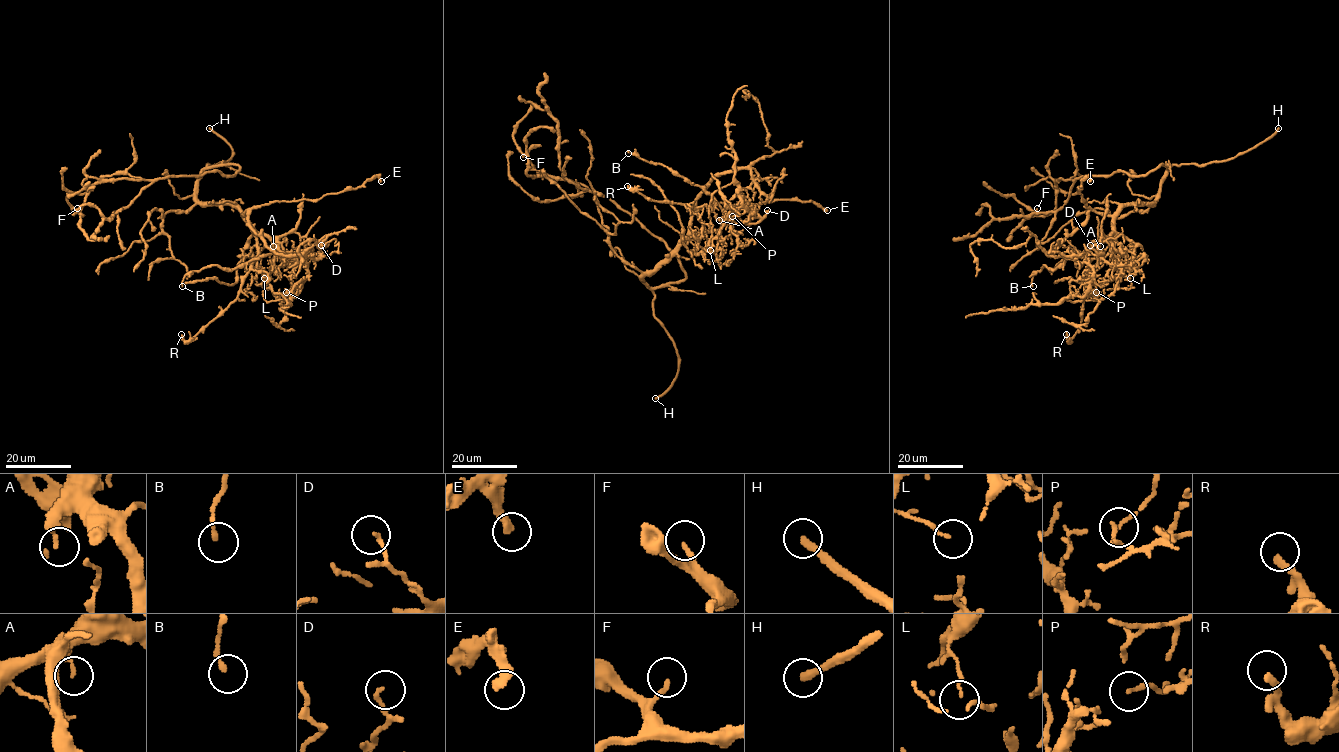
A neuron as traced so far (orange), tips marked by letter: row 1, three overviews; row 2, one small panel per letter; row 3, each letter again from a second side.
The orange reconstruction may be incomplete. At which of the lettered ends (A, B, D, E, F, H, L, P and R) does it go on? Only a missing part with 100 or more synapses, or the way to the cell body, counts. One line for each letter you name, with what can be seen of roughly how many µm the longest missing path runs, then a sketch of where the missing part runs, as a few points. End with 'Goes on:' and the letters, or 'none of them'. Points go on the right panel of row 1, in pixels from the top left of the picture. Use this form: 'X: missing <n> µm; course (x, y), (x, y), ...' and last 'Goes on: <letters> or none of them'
H: missing 50 µm; course (1278, 128), (1280, 116), (1268, 88), (1270, 62), (1267, 42), (1260, 42), (1259, 37)
Goes on: H

